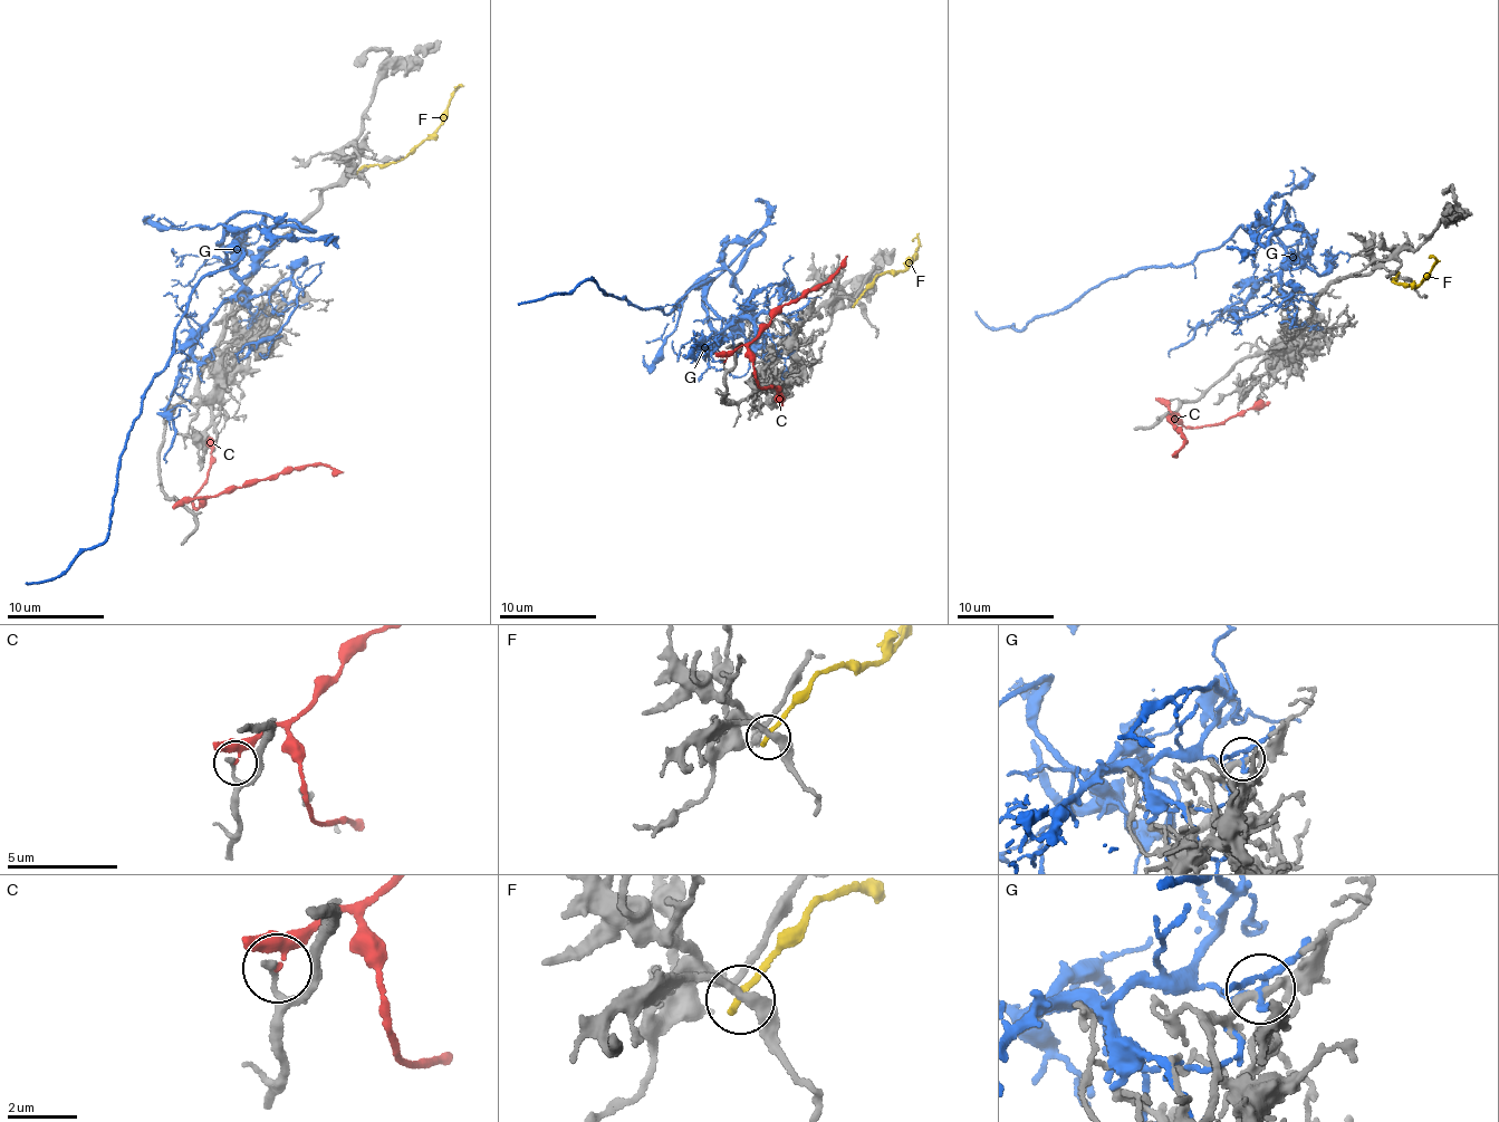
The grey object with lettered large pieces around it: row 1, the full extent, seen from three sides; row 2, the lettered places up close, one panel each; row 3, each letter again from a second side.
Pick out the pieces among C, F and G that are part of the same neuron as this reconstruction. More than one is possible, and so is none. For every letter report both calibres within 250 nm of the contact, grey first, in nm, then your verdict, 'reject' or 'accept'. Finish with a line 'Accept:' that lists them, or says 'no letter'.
C: 240/260 nm | reject
F: 280/220 nm | reject
G: 240/150 nm | reject
Accept: no letter

